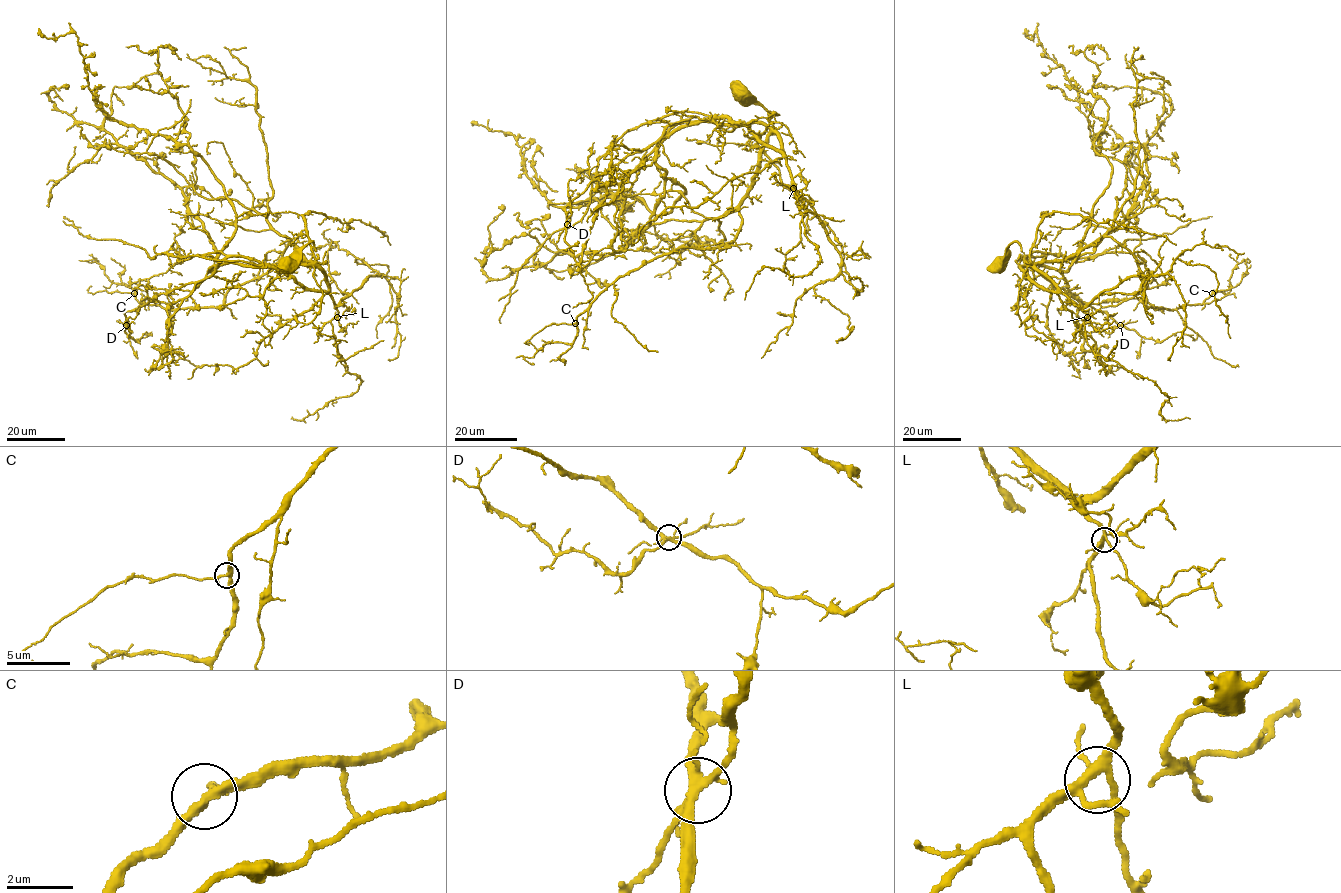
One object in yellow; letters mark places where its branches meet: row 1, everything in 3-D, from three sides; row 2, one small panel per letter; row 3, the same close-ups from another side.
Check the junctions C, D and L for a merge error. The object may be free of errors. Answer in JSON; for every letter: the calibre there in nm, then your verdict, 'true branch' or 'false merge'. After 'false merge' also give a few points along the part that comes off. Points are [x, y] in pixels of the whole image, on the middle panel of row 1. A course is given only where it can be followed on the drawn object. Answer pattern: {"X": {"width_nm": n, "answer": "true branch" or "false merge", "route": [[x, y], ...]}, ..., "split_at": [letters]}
{"C": {"width_nm": 280, "answer": "true branch"}, "D": {"width_nm": 280, "answer": "false merge", "route": [[567, 224], [571, 214], [568, 183], [579, 177], [579, 183]]}, "L": {"width_nm": 280, "answer": "true branch"}, "split_at": ["D"]}

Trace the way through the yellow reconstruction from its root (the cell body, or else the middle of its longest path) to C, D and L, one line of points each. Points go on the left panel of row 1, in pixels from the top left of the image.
C: (285, 266), (313, 242), (314, 263), (286, 237), (280, 260), (234, 285), (222, 308), (165, 309), (134, 293)
D: (285, 266), (289, 269), (313, 242), (310, 264), (277, 266), (225, 257), (209, 277), (126, 311), (126, 325)
L: (285, 266), (289, 269), (299, 251), (312, 242), (315, 251), (313, 258), (323, 273), (338, 312), (337, 317)

